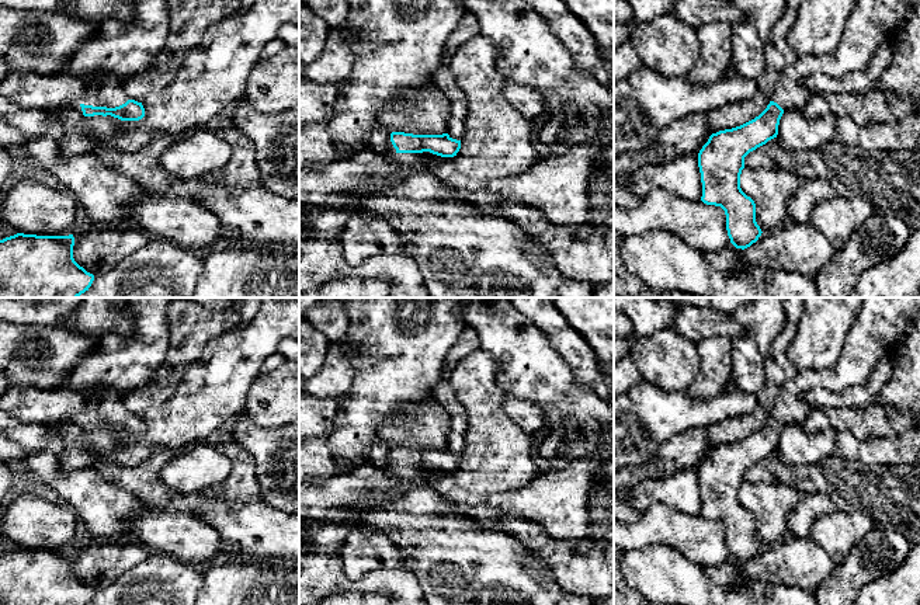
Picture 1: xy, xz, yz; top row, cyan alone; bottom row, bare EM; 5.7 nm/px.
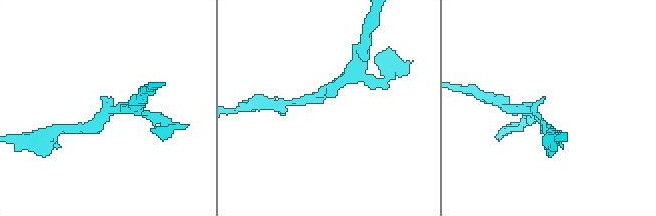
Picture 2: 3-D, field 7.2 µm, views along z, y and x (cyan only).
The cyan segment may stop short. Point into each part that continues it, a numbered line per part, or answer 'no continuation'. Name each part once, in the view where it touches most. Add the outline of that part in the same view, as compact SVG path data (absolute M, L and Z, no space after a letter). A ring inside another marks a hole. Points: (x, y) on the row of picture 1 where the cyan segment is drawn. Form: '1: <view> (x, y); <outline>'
1: xy (108, 93); M103 76L98 84L86 84L84 105L115 108L128 101L128 95L114 76Z

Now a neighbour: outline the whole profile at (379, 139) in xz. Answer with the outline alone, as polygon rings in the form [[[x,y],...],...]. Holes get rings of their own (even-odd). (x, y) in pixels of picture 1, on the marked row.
[[[381,125],[379,128],[376,128],[369,135],[369,143],[371,143],[372,149],[375,152],[382,152],[385,154],[395,156],[396,149],[393,147],[393,145],[390,142],[390,133],[392,133],[392,131],[385,125]]]

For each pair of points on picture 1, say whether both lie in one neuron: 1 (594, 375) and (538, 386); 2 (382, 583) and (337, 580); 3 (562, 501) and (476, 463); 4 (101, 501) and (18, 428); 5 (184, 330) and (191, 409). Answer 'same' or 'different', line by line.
1: different
2: same
3: different
4: same
5: different

